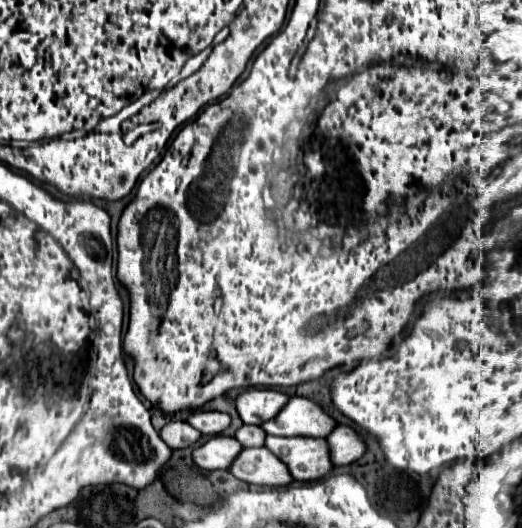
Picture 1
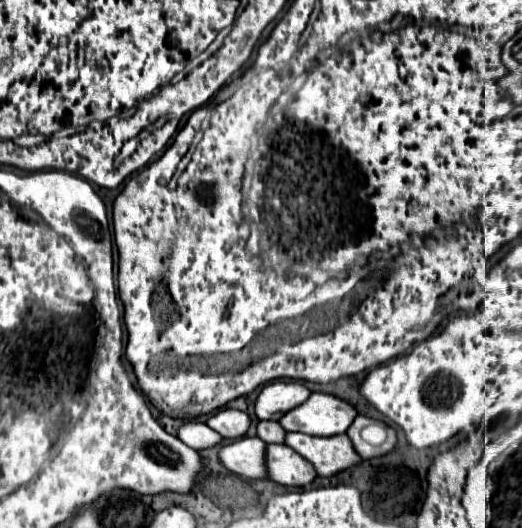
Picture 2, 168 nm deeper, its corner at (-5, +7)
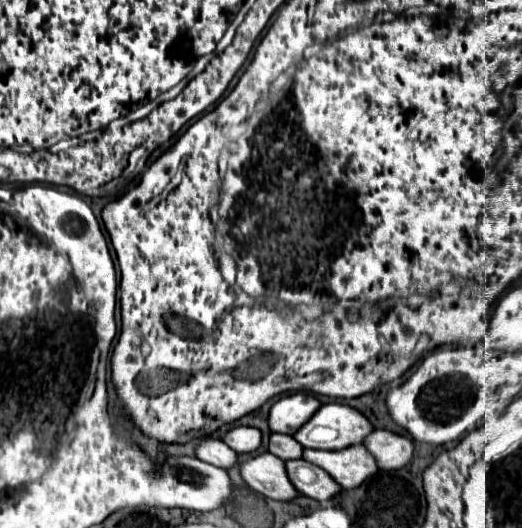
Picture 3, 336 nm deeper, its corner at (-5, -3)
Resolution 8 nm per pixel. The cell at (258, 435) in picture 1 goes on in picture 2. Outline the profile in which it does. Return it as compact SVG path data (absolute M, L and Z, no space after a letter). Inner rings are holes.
M259 422L257 424L257 436L265 444L271 444L271 442L281 444L283 442L283 436L285 436L285 430L281 428L279 422Z

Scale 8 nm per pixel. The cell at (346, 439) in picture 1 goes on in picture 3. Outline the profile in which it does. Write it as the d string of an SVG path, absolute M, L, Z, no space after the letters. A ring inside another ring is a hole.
M374 429L369 438L365 438L367 450L375 456L381 470L403 468L413 458L413 440L399 436L386 429Z

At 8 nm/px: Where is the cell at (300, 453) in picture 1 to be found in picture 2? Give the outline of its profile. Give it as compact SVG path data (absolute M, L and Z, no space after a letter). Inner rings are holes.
M285 434L285 444L301 454L307 462L313 464L317 476L333 476L353 464L361 462L357 452L353 450L347 434L337 434L329 438L317 438L309 434Z

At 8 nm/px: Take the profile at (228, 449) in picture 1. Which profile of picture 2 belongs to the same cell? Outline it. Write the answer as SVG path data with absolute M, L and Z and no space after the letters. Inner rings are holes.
M241 436L233 442L223 444L217 456L227 470L239 476L245 476L251 480L267 478L267 470L263 464L263 448L265 448L265 442L259 440L257 436L255 438Z

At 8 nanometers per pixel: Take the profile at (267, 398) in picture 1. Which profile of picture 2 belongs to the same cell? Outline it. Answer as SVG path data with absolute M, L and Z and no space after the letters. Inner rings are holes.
M271 382L263 386L255 400L259 420L279 420L283 412L299 406L311 392L299 382Z

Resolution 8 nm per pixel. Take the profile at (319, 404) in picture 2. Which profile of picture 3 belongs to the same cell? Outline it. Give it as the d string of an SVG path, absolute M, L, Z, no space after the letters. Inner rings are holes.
M325 404L315 416L295 434L295 440L305 448L341 450L363 440L373 432L373 424L347 404Z

